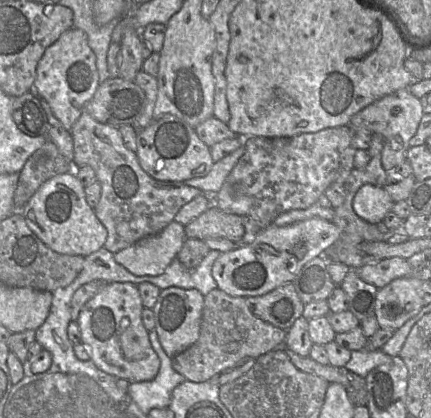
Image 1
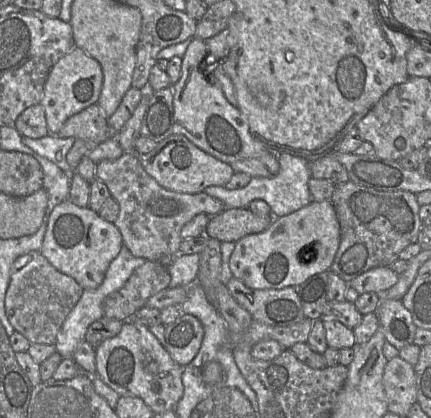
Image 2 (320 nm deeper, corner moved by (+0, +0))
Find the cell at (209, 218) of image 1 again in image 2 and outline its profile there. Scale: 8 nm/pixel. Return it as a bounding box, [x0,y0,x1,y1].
[205,208,274,242]

